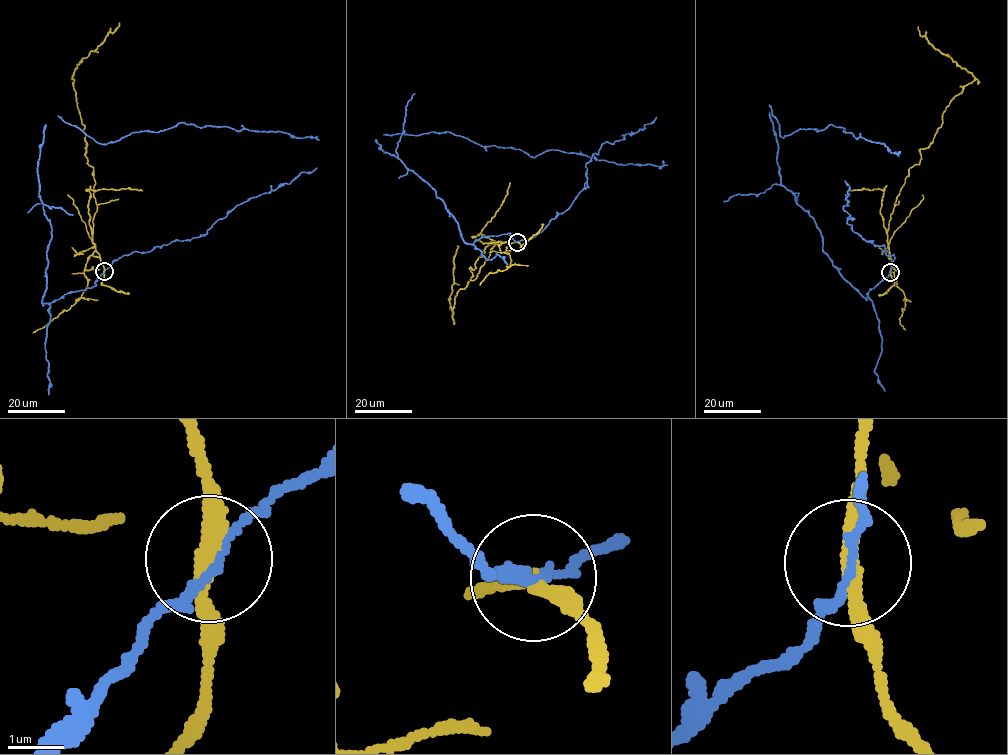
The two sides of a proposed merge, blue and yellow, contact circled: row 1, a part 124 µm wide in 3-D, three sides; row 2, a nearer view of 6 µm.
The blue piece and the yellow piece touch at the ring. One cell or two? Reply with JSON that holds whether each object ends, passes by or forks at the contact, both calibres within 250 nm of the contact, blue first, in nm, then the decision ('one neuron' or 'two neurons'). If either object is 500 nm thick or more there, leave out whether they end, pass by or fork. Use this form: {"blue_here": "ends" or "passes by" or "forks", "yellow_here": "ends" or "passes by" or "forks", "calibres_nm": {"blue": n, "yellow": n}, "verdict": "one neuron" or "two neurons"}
{"blue_here": "passes by", "yellow_here": "passes by", "calibres_nm": {"blue": 130, "yellow": 280}, "verdict": "two neurons"}

